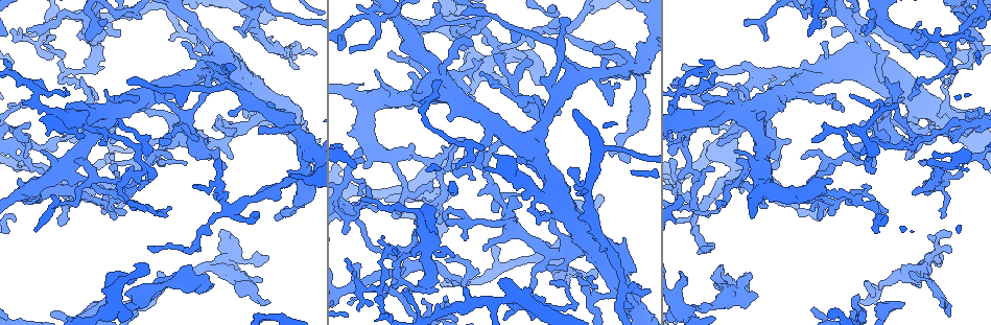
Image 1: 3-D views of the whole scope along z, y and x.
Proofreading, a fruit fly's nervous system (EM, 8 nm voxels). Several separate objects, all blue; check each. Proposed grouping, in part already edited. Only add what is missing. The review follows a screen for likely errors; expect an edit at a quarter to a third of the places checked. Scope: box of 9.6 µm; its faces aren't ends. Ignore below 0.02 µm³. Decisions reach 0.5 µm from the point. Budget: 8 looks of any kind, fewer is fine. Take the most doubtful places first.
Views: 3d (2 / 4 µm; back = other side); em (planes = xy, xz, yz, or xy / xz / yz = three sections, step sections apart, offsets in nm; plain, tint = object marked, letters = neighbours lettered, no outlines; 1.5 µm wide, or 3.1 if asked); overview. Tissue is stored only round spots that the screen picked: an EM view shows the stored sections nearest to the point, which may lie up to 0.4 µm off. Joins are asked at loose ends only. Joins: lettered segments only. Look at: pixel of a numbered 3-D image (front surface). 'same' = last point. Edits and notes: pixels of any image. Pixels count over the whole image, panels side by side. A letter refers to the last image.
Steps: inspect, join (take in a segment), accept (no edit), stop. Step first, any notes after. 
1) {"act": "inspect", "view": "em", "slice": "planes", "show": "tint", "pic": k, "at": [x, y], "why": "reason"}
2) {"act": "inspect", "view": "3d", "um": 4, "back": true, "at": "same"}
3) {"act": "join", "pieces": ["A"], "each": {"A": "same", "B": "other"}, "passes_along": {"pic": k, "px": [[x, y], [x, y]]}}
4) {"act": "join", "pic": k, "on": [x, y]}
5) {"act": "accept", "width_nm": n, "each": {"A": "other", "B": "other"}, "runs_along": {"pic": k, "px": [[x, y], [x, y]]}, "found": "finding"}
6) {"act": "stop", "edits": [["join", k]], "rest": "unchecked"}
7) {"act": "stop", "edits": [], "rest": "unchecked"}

{"act": "inspect", "view": "3d", "um": 2, "back": true, "pic": 1, "at": [811, 308]}

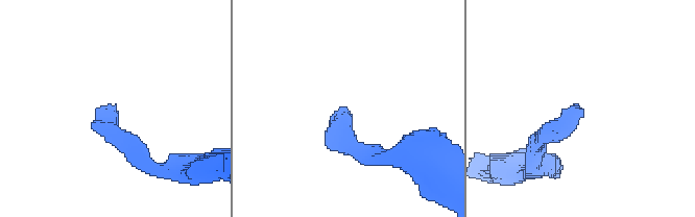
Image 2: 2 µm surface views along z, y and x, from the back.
{"act": "inspect", "view": "em", "slice": "planes", "show": "letters", "pic": 2, "at": [112, 105], "why": "now the EM"}

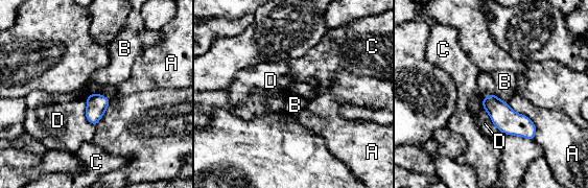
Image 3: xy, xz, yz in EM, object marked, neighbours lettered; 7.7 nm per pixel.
{"act": "accept", "each": {"A": "other", "B": "other", "C": "other", "D": "other"}, "border": {"pic": 3, "px": [[494, 94], [507, 102]]}, "found": "none of them fits"}

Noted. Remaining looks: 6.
{"act": "inspect", "view": "3d", "um": 4, "pic": 1, "at": [763, 115], "why": "an open end"}

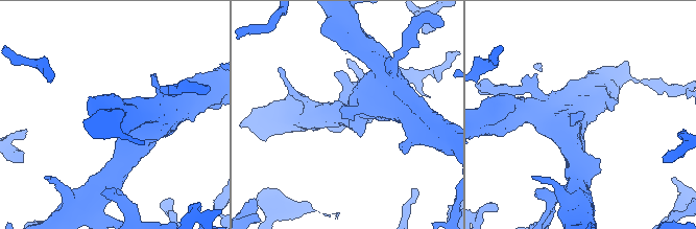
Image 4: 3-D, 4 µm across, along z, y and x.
{"act": "inspect", "view": "em", "slice": "xy", "step": 8, "show": "tint", "pic": 4, "at": [343, 115]}

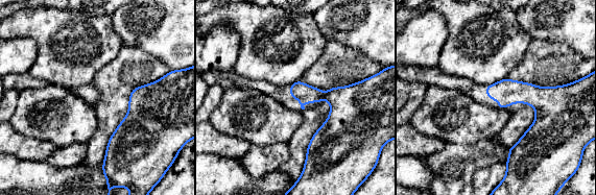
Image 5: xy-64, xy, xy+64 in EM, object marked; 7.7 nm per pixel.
{"act": "inspect", "view": "em", "slice": "xz", "step": 4, "show": "letters", "at": "same", "why": "cut it another way"}

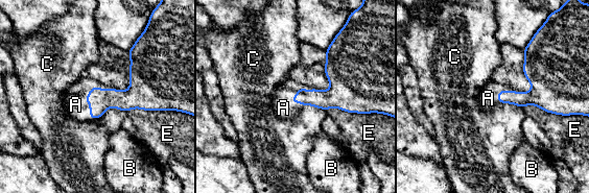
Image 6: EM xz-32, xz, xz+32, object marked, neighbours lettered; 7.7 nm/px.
{"act": "join", "pieces": ["A"], "each": {"A": "same", "B": "other", "C": "other", "E": "other"}, "passes_along": {"pic": 6, "px": [[99, 100], [89, 93], [75, 104]]}, "found": "the cell continues"}

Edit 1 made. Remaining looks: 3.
{"act": "inspect", "view": "em", "slice": "planes", "show": "letters", "pic": 1, "at": [911, 273], "why": "branch stops here"}

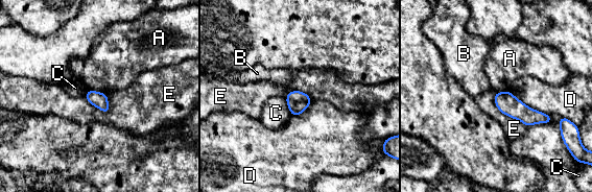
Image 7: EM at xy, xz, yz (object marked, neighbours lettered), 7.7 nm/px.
{"act": "accept", "each": {"A": "other", "B": "other", "C": "other", "D": "other", "E": "other"}, "border": {"pic": 7, "px": [[89, 89], [105, 94]]}, "found": "none of them fits"}

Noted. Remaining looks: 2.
{"act": "stop", "edits": [["join", 6]], "rest": "unchecked"}

